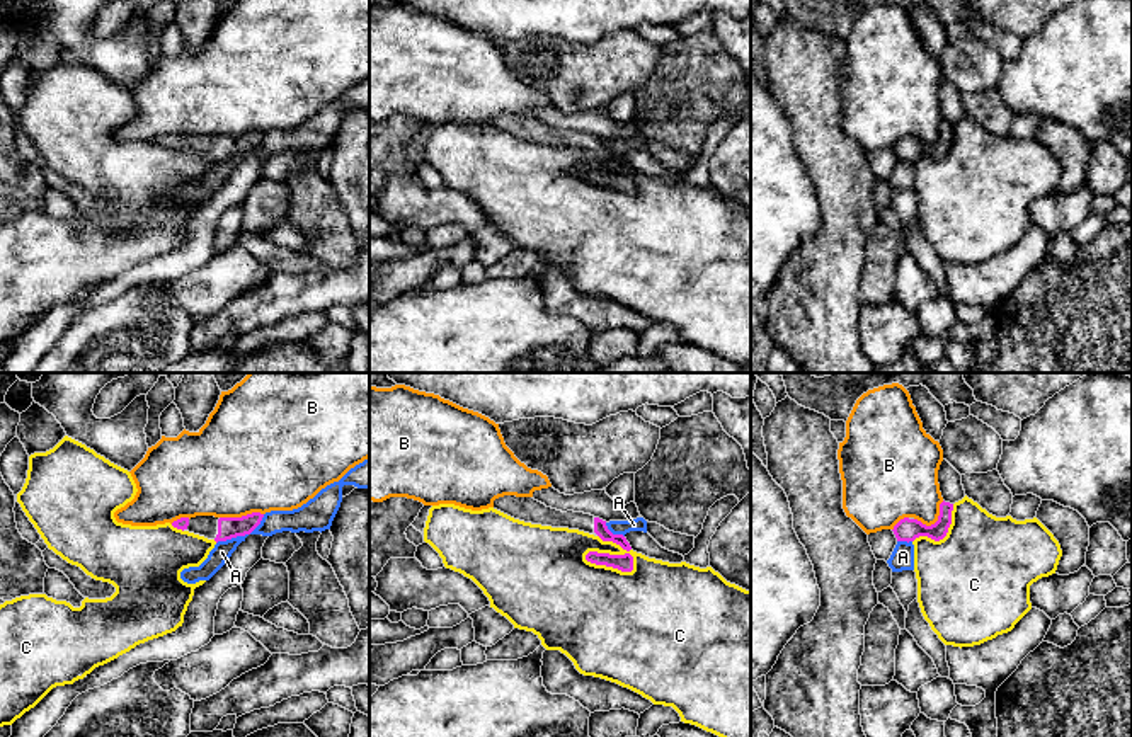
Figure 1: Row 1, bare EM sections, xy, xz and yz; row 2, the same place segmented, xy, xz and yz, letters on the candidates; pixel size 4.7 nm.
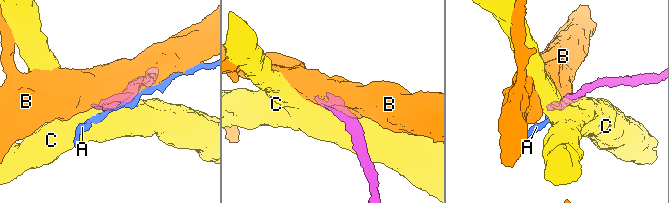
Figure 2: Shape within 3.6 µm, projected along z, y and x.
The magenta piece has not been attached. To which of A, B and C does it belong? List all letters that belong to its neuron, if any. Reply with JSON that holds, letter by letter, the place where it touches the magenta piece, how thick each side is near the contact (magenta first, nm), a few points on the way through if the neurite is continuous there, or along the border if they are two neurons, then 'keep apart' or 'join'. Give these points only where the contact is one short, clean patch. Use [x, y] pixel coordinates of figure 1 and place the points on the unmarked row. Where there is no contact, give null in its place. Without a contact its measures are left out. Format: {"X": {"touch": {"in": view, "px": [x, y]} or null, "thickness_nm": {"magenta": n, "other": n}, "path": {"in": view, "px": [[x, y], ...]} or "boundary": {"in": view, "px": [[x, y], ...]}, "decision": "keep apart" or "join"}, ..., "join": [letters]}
{"A": {"touch": {"in": "xy", "px": [242, 154]}, "thickness_nm": {"magenta": 100, "other": 90}, "boundary": {"in": "xy", "px": [[264, 133], [249, 152], [217, 162]]}, "decision": "keep apart"}, "B": {"touch": {"in": "xy", "px": [242, 135]}, "thickness_nm": {"magenta": 100, "other": 480}, "decision": "keep apart"}, "C": {"touch": {"in": "xz", "px": [610, 184]}, "thickness_nm": {"magenta": 80, "other": 480}, "decision": "keep apart"}, "join": []}

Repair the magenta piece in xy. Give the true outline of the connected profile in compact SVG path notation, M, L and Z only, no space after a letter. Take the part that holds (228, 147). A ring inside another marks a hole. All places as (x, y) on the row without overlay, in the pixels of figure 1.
M252 131L242 136L196 134L191 138L180 136L174 140L172 145L218 162L250 153L260 143L262 136L264 133L260 131Z

